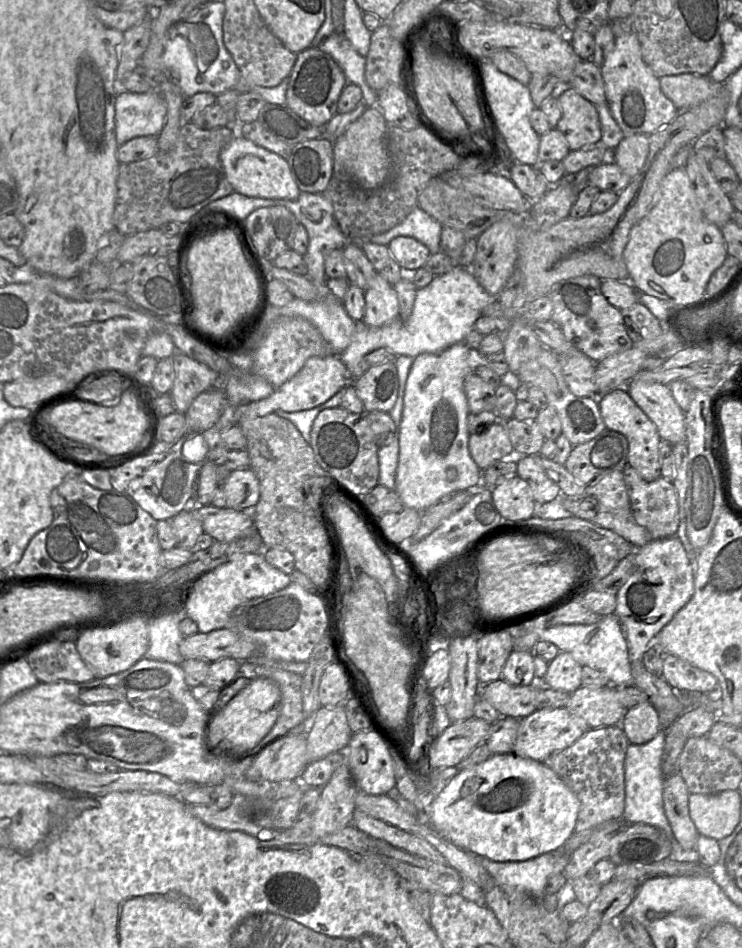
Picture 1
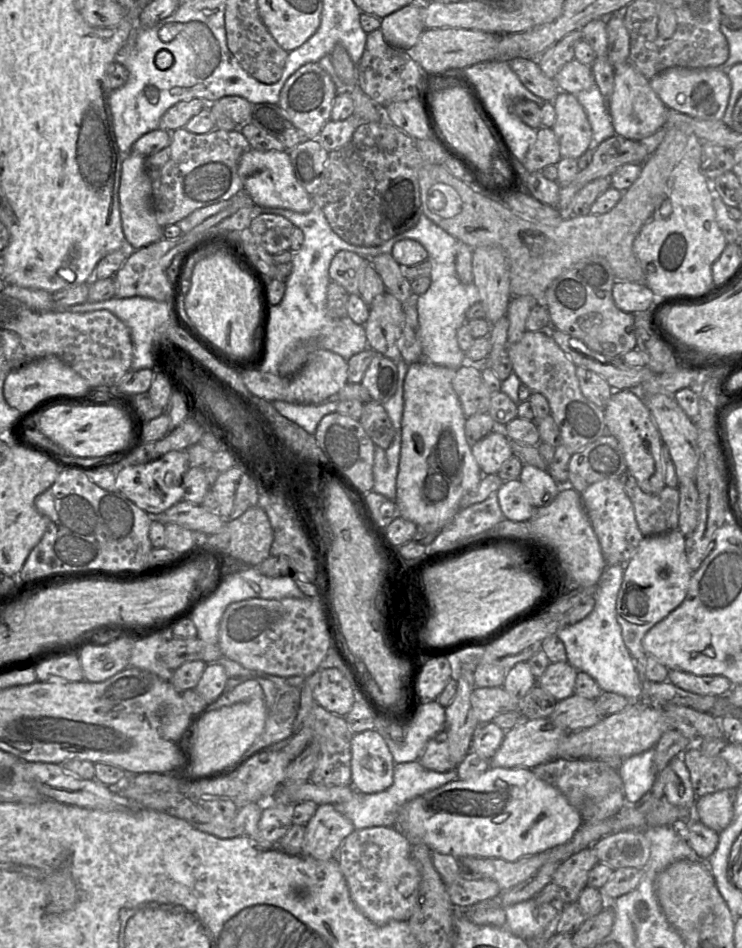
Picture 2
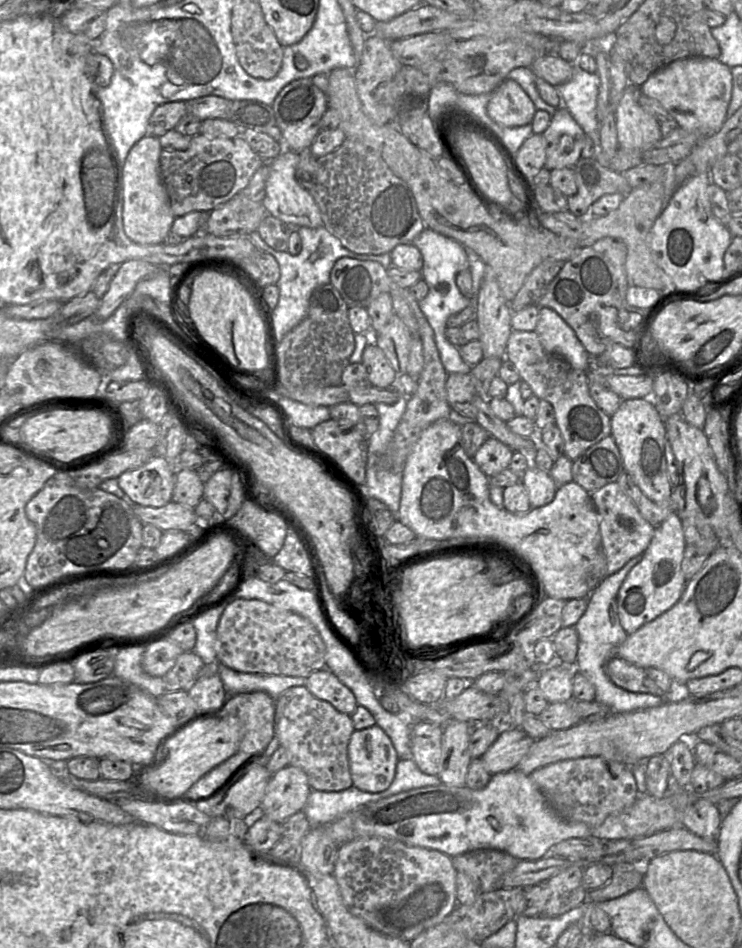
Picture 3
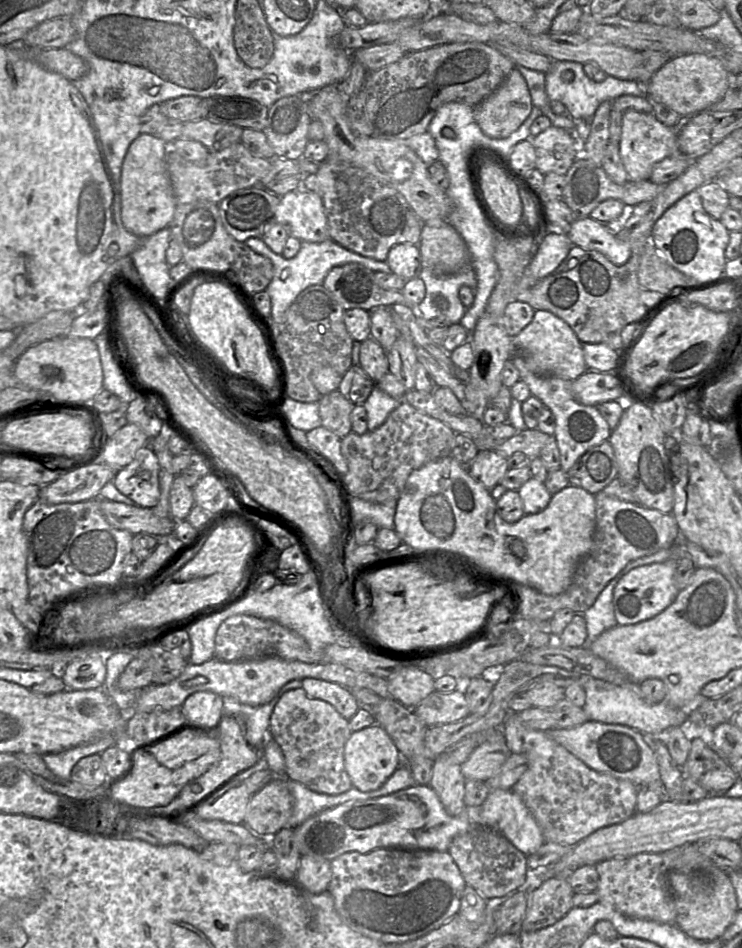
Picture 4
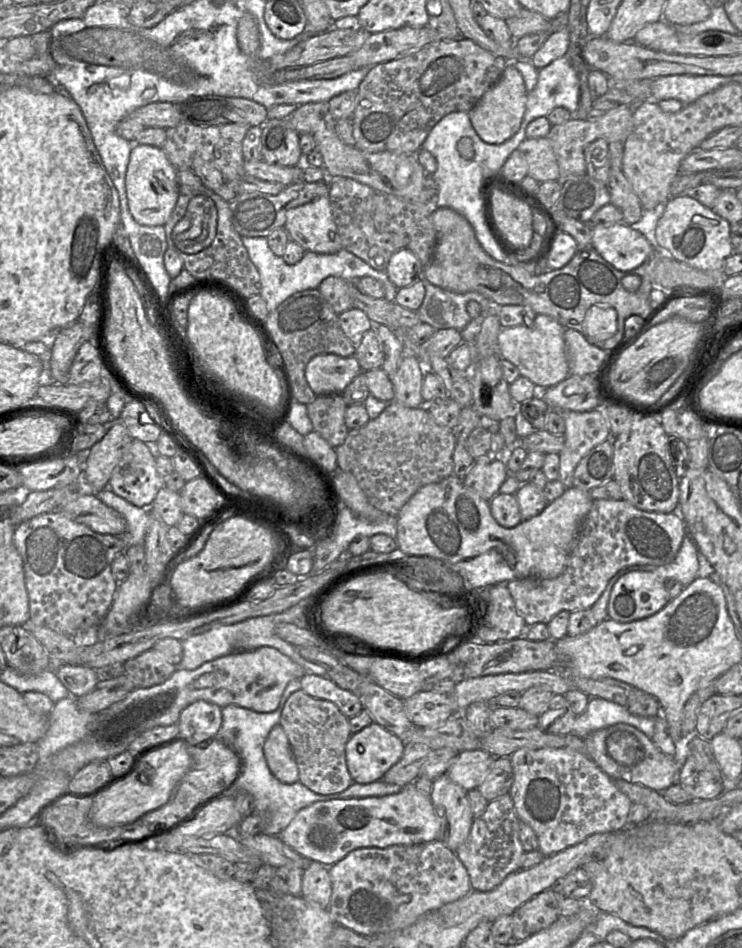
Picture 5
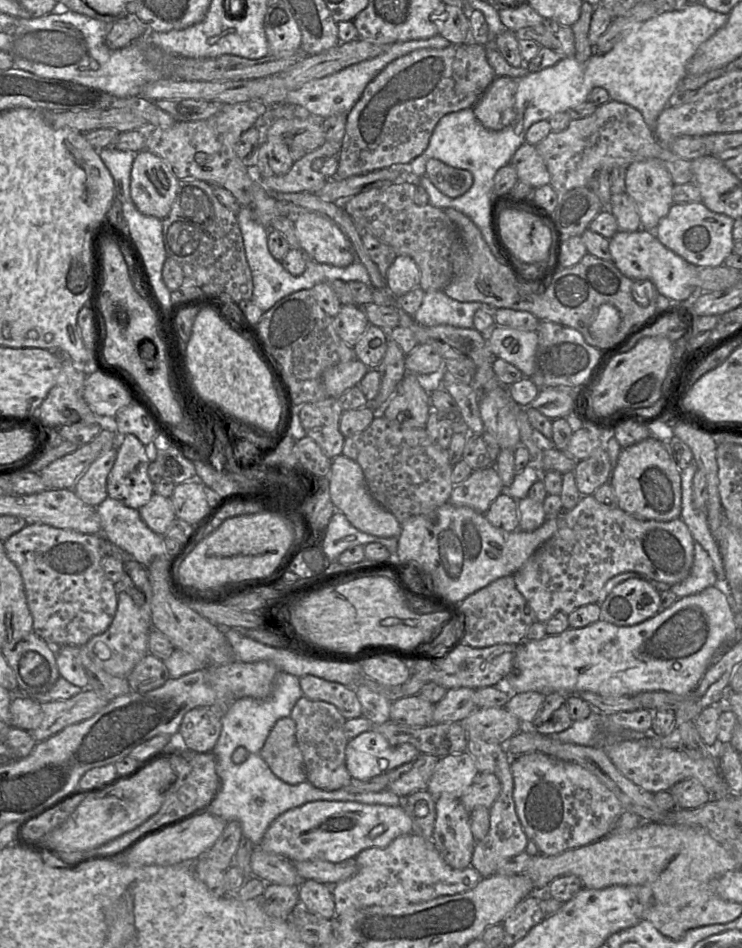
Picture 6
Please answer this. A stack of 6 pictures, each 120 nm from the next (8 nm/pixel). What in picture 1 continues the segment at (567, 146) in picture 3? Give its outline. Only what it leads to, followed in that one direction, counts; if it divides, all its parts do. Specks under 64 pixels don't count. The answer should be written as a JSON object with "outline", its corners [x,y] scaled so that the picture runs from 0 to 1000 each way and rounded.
{"outline":[[[770,91],[749,100],[757,121],[749,136],[761,143],[770,159],[810,152],[810,132],[803,112]]]}

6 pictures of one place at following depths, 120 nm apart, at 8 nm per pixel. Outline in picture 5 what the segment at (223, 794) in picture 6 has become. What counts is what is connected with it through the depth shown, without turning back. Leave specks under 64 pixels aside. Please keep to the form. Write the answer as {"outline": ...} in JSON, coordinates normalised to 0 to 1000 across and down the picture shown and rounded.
{"outline":[[[396,716],[389,719],[373,748],[367,751],[346,751],[315,743],[299,747],[299,766],[292,777],[313,788],[321,794],[326,804],[325,814],[317,825],[315,833],[329,833],[337,838],[341,846],[341,855],[346,857],[354,864],[354,879],[361,881],[376,882],[406,853],[425,846],[519,840],[538,836],[543,832],[539,828],[509,823],[495,827],[476,825],[461,835],[434,839],[418,833],[404,824],[388,827],[373,822],[367,816],[357,800],[356,784],[364,771],[371,765],[376,764],[387,737],[394,731],[404,727],[407,727],[404,716]]]}

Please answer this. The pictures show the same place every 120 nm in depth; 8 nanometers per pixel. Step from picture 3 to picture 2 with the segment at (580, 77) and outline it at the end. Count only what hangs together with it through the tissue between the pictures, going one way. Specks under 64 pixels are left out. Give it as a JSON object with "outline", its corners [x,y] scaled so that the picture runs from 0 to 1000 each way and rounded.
{"outline":[[[803,89],[775,101],[790,117],[801,152],[807,152],[830,141],[815,104]]]}

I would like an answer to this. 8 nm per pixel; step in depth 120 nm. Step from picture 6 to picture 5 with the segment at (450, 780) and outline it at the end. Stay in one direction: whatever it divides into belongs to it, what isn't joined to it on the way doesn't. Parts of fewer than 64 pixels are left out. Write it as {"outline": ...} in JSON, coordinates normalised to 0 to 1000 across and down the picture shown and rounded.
{"outline":[[[650,790],[623,792],[601,816],[631,835],[648,827],[666,801],[667,799]]]}

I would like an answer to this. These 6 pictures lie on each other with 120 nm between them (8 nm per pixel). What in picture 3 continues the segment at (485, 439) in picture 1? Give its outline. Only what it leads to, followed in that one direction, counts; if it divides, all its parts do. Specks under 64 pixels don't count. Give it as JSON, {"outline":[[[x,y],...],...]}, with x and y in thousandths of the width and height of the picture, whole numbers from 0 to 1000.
{"outline":[[[659,460],[637,482],[656,502],[666,502],[686,493],[693,476],[674,464]]]}

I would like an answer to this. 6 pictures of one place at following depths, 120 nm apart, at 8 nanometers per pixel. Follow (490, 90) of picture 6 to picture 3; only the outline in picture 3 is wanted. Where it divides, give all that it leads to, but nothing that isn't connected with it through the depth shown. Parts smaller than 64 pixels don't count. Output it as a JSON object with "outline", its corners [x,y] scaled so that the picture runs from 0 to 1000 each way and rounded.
{"outline":[[[690,83],[678,85],[662,98],[655,116],[666,129],[682,134],[717,130],[724,117],[716,103],[699,88]]]}

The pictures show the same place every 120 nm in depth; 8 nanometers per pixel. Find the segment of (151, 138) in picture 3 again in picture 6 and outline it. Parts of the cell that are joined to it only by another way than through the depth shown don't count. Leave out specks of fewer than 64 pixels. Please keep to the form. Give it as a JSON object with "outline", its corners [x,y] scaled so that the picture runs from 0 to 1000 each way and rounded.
{"outline":[[[201,158],[182,165],[175,191],[177,209],[198,228],[222,231],[237,210],[241,189],[228,174]]]}

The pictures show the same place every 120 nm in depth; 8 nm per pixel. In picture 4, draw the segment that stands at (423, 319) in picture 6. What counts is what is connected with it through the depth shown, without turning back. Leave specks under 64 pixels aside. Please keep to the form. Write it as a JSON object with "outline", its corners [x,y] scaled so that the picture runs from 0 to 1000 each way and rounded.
{"outline":[[[632,280],[621,286],[606,290],[586,290],[578,283],[569,282],[565,292],[573,300],[574,311],[562,323],[562,331],[574,338],[598,334],[606,343],[620,341],[629,325],[623,321],[619,314],[619,305],[623,302],[631,302],[639,306],[640,311],[640,305],[643,303],[643,293],[635,281]]]}

